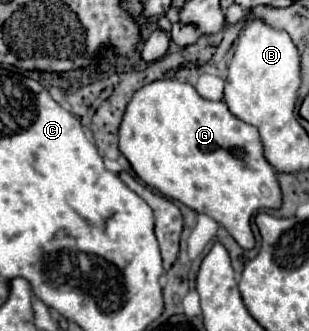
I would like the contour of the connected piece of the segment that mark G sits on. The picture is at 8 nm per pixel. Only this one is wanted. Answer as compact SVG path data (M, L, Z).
M156 80L142 86L126 106L124 120L120 124L120 152L132 164L136 176L150 188L160 190L196 212L204 212L222 224L232 238L246 250L254 248L254 236L250 228L250 218L256 210L282 206L280 184L276 180L276 170L268 164L262 154L260 134L252 124L236 118L226 102L212 102L202 98L194 86L182 84L178 80Z

